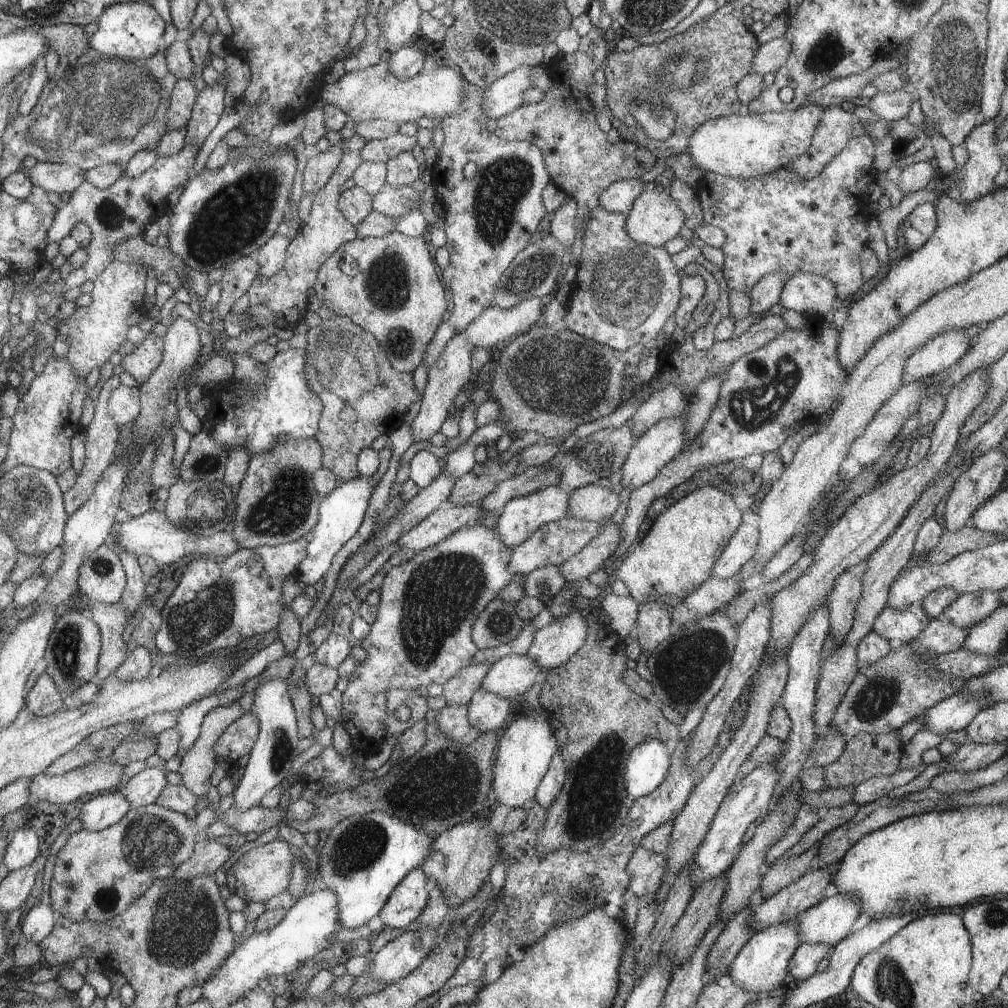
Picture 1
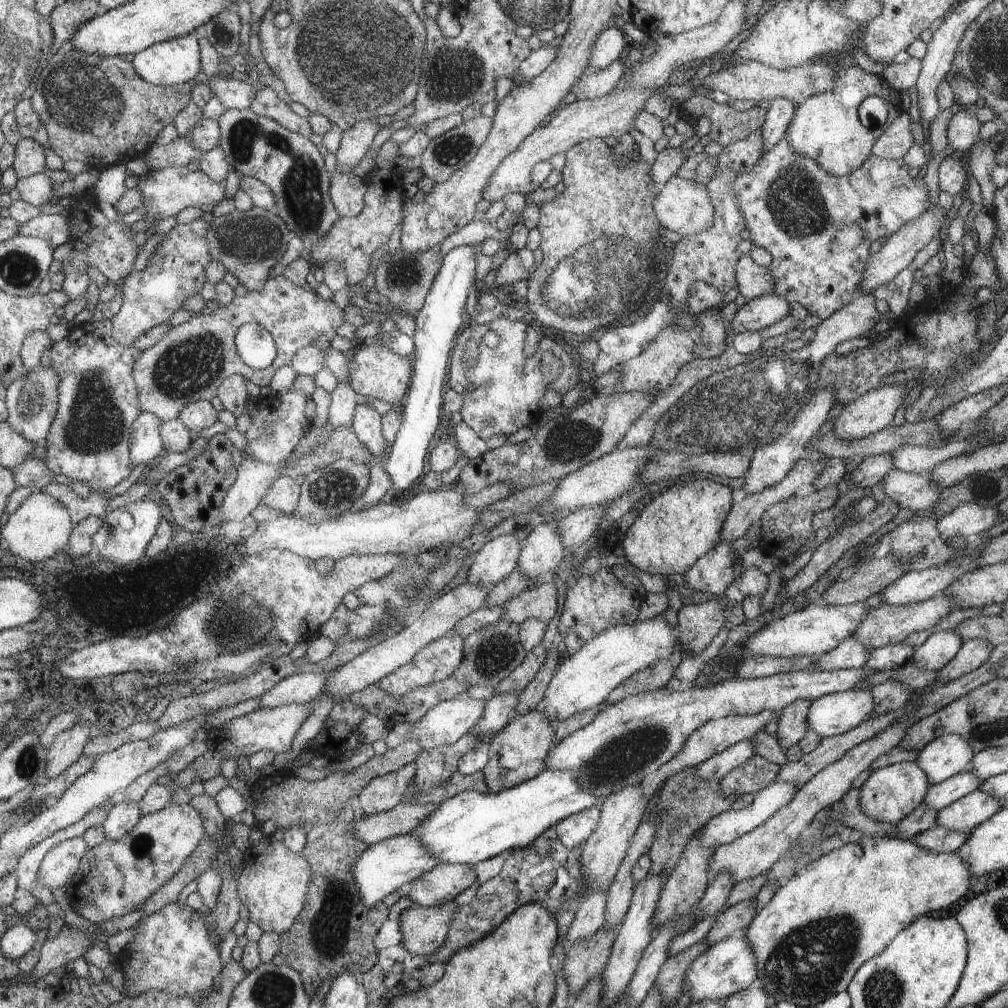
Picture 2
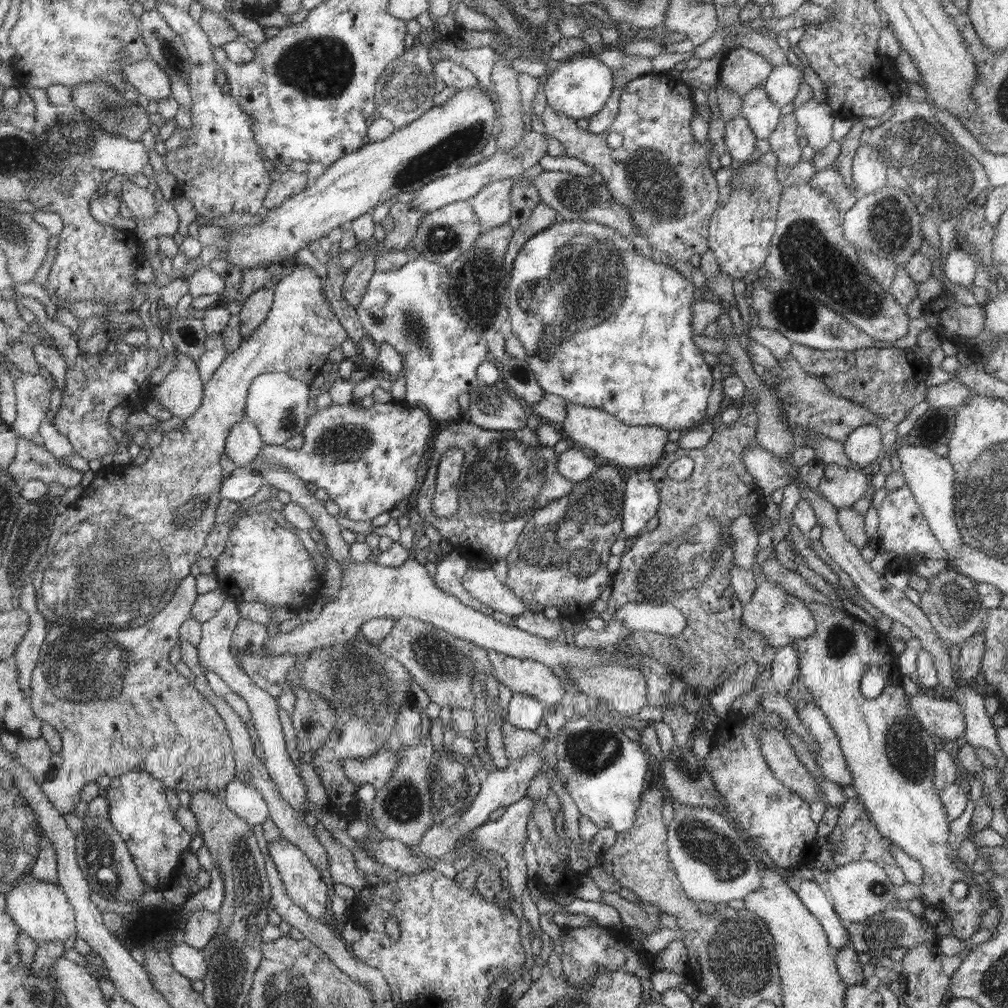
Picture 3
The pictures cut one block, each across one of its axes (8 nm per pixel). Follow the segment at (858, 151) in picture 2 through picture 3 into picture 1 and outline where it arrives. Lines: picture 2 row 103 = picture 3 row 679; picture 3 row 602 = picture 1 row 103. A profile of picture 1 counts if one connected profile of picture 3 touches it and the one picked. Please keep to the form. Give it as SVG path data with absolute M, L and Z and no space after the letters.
M806 103L795 111L761 115L743 111L742 114L707 120L690 137L688 154L702 172L741 179L765 177L793 163L809 149L827 108L818 103Z

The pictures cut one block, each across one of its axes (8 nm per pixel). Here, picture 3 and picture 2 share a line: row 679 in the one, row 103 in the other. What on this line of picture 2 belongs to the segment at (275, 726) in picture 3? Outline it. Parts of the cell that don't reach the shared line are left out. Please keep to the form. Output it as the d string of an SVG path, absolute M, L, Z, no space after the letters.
M221 75L213 77L208 79L208 86L212 94L218 96L218 100L227 109L249 109L252 106L257 90L251 83L246 83L242 79L225 78Z

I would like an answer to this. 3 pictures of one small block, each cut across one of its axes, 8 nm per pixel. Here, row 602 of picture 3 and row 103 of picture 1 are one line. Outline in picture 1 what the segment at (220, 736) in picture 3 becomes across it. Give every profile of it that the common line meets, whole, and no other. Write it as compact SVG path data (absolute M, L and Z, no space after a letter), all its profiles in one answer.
M178 79L178 88L174 88L174 104L170 104L168 131L186 128L198 93L196 83L191 80Z

